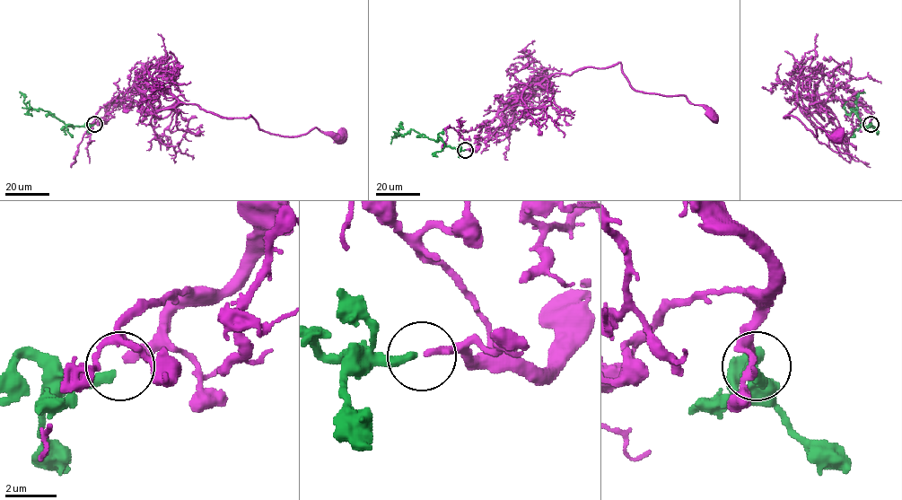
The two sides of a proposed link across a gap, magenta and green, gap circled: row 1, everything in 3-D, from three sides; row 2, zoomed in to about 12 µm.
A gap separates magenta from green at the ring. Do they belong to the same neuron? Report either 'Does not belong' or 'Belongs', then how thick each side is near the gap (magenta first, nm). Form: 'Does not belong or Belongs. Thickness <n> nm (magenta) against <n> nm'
Belongs. Thickness 320 nm (magenta) against 320 nm

